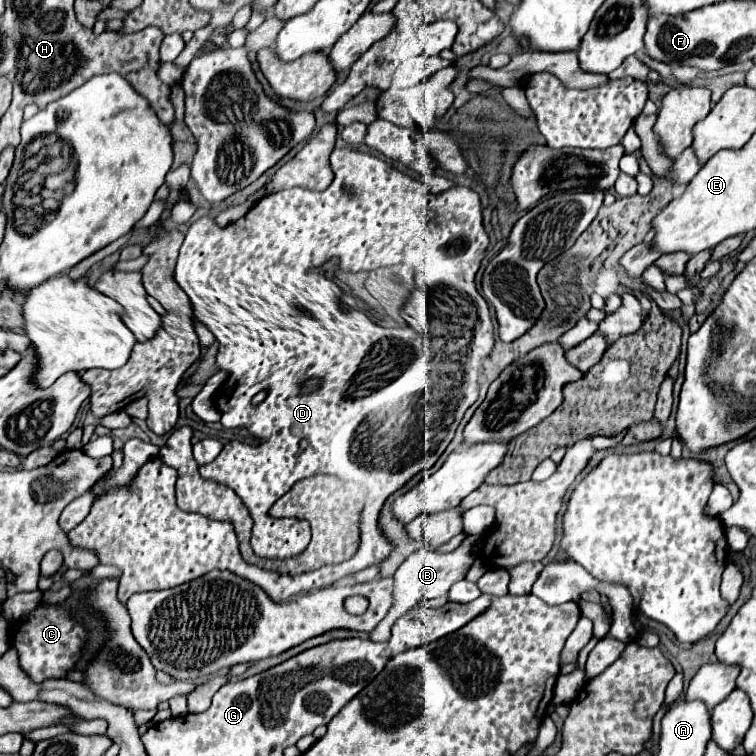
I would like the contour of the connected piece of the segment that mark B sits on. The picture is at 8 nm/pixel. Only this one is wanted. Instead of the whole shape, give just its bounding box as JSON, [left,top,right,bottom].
[369,535,479,643]

